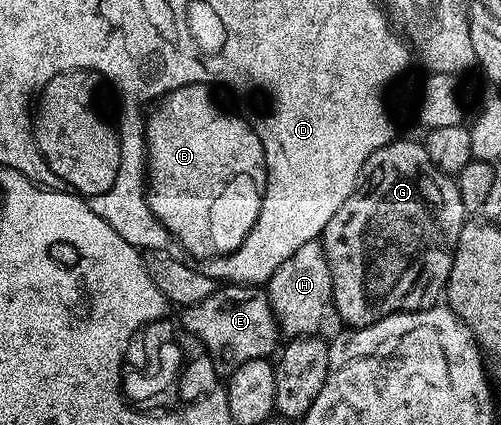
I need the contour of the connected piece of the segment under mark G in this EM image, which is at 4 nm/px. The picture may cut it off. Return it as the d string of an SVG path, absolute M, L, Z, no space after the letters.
M394 138L367 158L361 175L363 179L353 189L347 202L335 210L331 222L327 222L319 237L331 266L332 307L337 307L345 323L342 325L350 329L366 328L391 314L421 312L424 308L434 307L442 299L451 274L457 239L461 227L467 223L456 179L437 169L420 139Z

